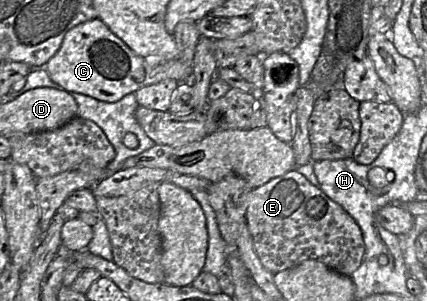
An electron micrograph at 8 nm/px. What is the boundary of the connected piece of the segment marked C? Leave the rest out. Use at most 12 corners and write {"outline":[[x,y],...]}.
{"outline":[[95,17],[70,29],[45,70],[65,91],[116,102],[166,79]]}

